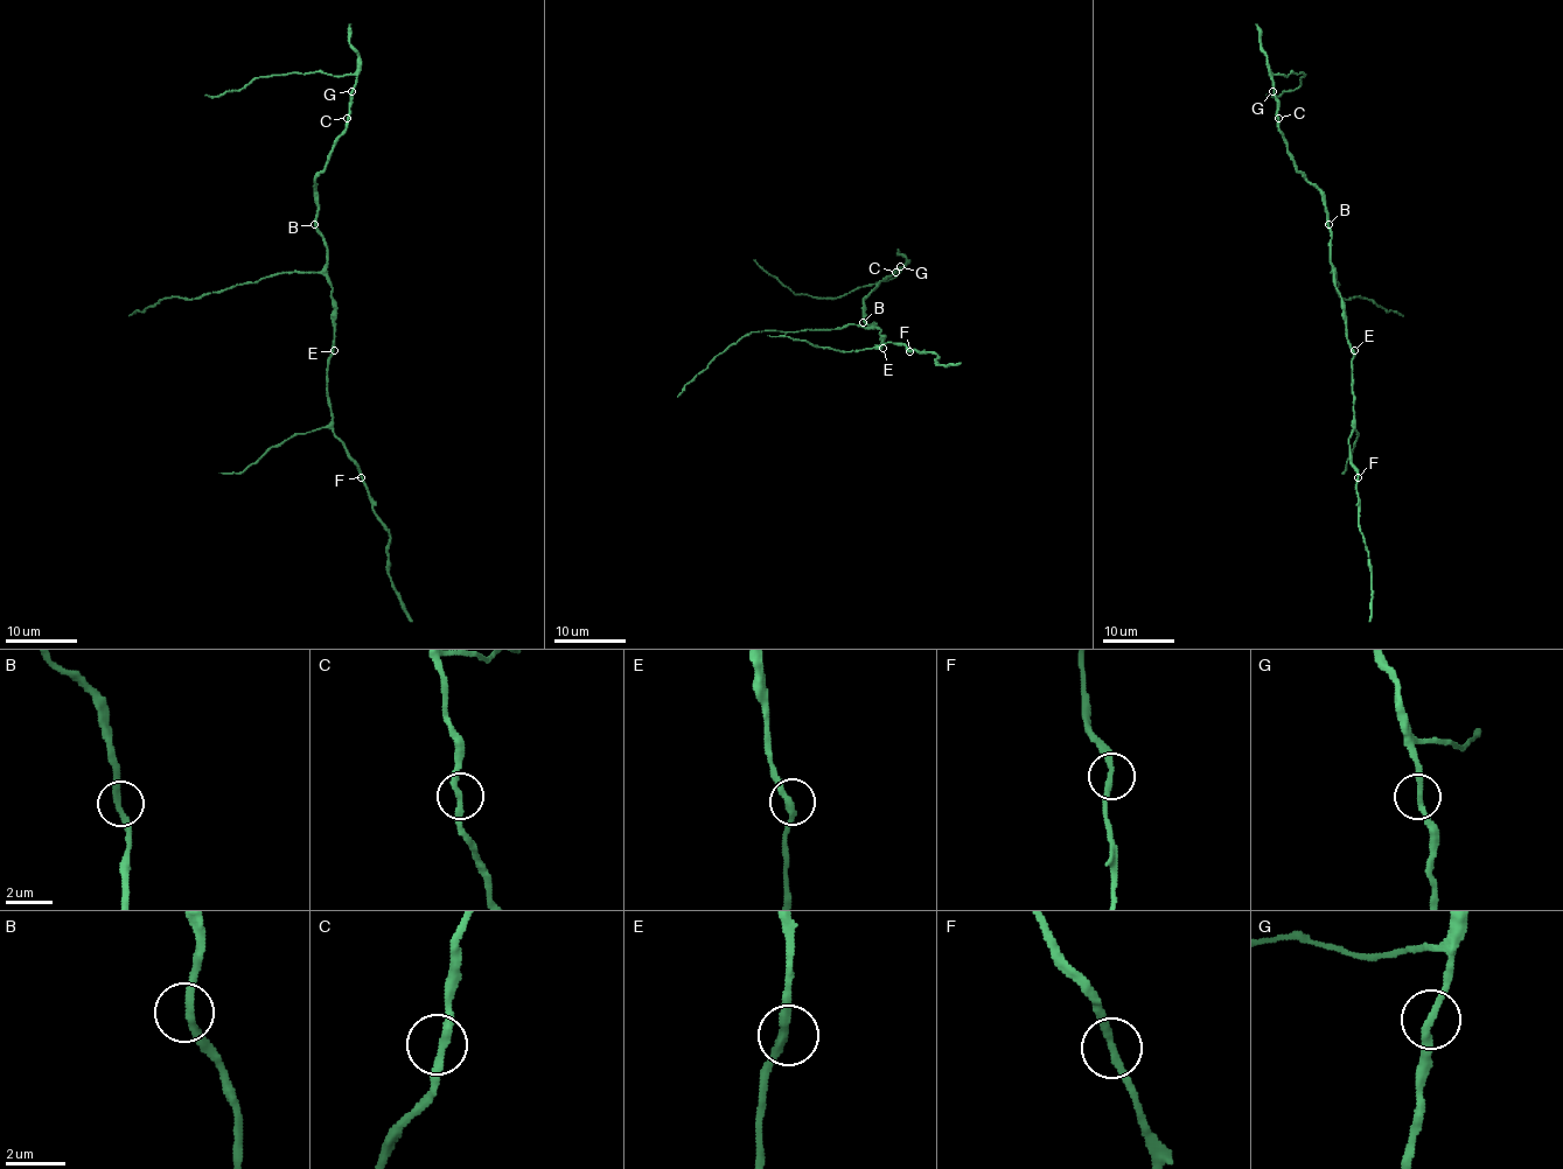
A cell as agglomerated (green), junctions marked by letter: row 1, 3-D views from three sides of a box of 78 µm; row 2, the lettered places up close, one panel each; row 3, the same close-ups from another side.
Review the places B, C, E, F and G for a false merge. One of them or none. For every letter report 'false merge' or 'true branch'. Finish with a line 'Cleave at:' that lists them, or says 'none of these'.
B: true branch
C: true branch
E: true branch
F: true branch
G: true branch
Cleave at: none of these

